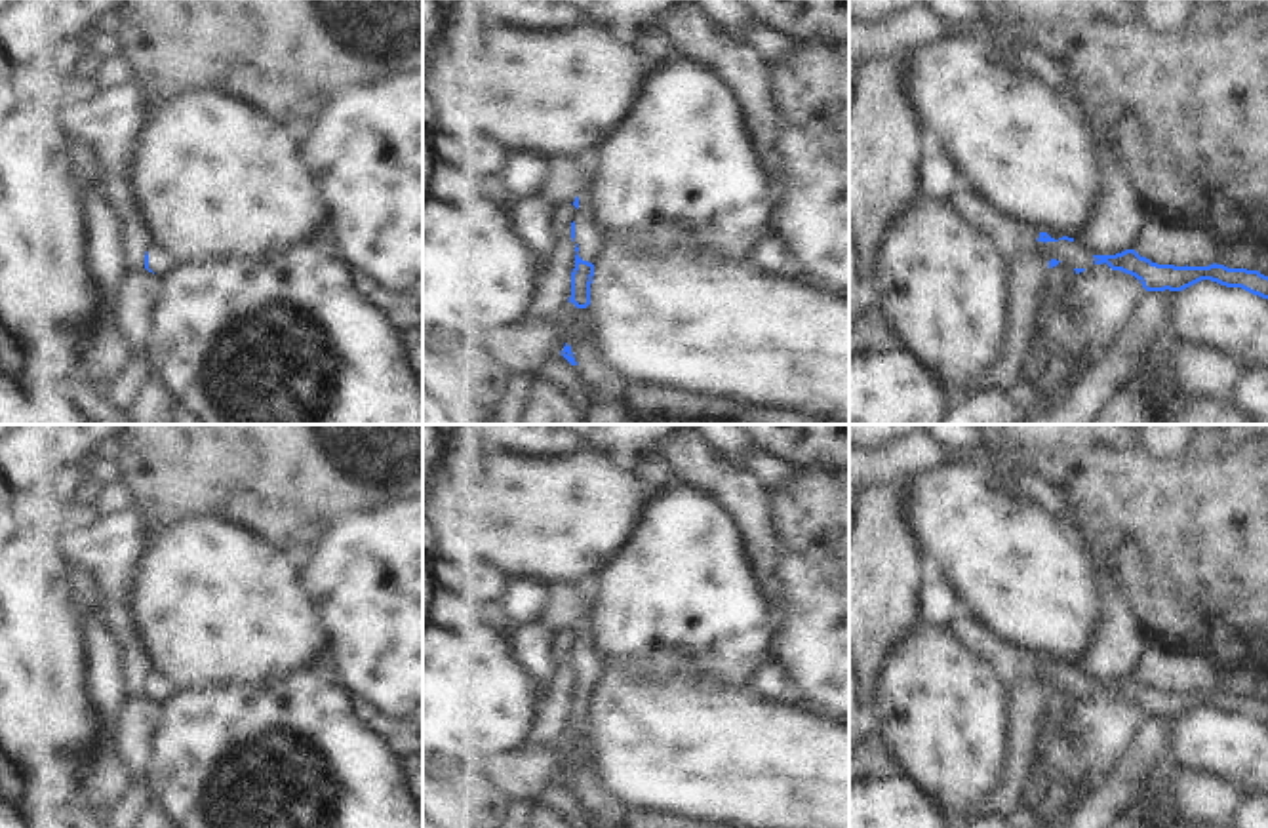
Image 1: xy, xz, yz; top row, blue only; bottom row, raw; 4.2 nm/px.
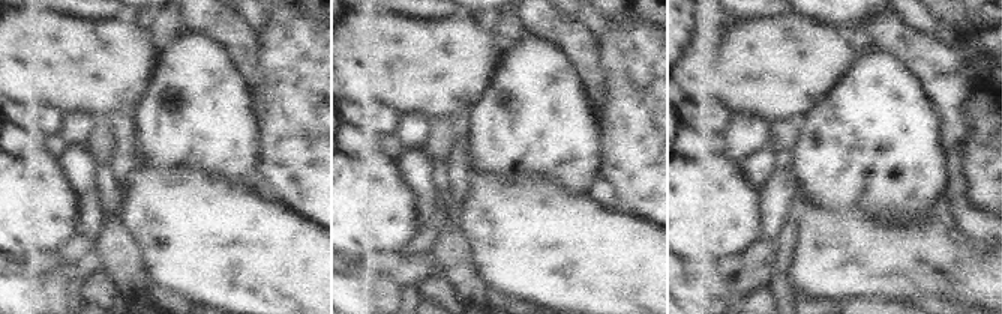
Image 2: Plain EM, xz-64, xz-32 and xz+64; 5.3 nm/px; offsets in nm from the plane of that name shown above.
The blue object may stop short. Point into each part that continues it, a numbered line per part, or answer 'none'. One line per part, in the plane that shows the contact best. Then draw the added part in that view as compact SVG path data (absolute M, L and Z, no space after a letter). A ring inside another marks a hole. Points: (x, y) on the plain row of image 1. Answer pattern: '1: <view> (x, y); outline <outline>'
1: xz (589, 659); outline M588 611L579 622L579 636L575 641L579 683L594 691L602 681L605 660L605 655L598 647L596 613Z

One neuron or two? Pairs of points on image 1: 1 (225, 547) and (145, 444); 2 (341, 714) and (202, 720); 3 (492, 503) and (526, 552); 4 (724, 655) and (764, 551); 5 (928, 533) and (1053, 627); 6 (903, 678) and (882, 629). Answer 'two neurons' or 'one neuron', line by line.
1: two neurons
2: one neuron
3: one neuron
4: two neurons
5: one neuron
6: two neurons

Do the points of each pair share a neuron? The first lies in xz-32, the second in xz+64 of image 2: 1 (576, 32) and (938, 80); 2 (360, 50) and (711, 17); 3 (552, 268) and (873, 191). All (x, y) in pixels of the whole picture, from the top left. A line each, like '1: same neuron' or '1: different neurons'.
1: same neuron
2: different neurons
3: different neurons

